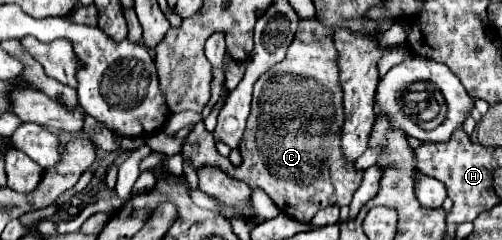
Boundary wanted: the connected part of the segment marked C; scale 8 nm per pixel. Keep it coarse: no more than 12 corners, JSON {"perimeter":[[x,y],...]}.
{"perimeter":[[300,20],[224,174],[298,222],[348,206],[334,28]]}

